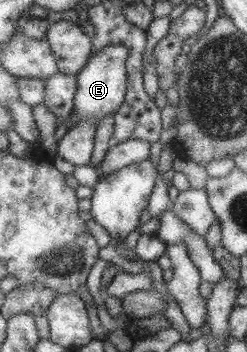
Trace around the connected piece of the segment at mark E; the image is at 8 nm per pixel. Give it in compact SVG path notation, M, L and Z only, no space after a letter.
M106 44L101 50L89 55L88 63L76 74L76 91L74 94L73 111L78 122L85 122L90 118L95 127L106 114L115 112L123 102L127 87L126 58L128 49L122 44Z

